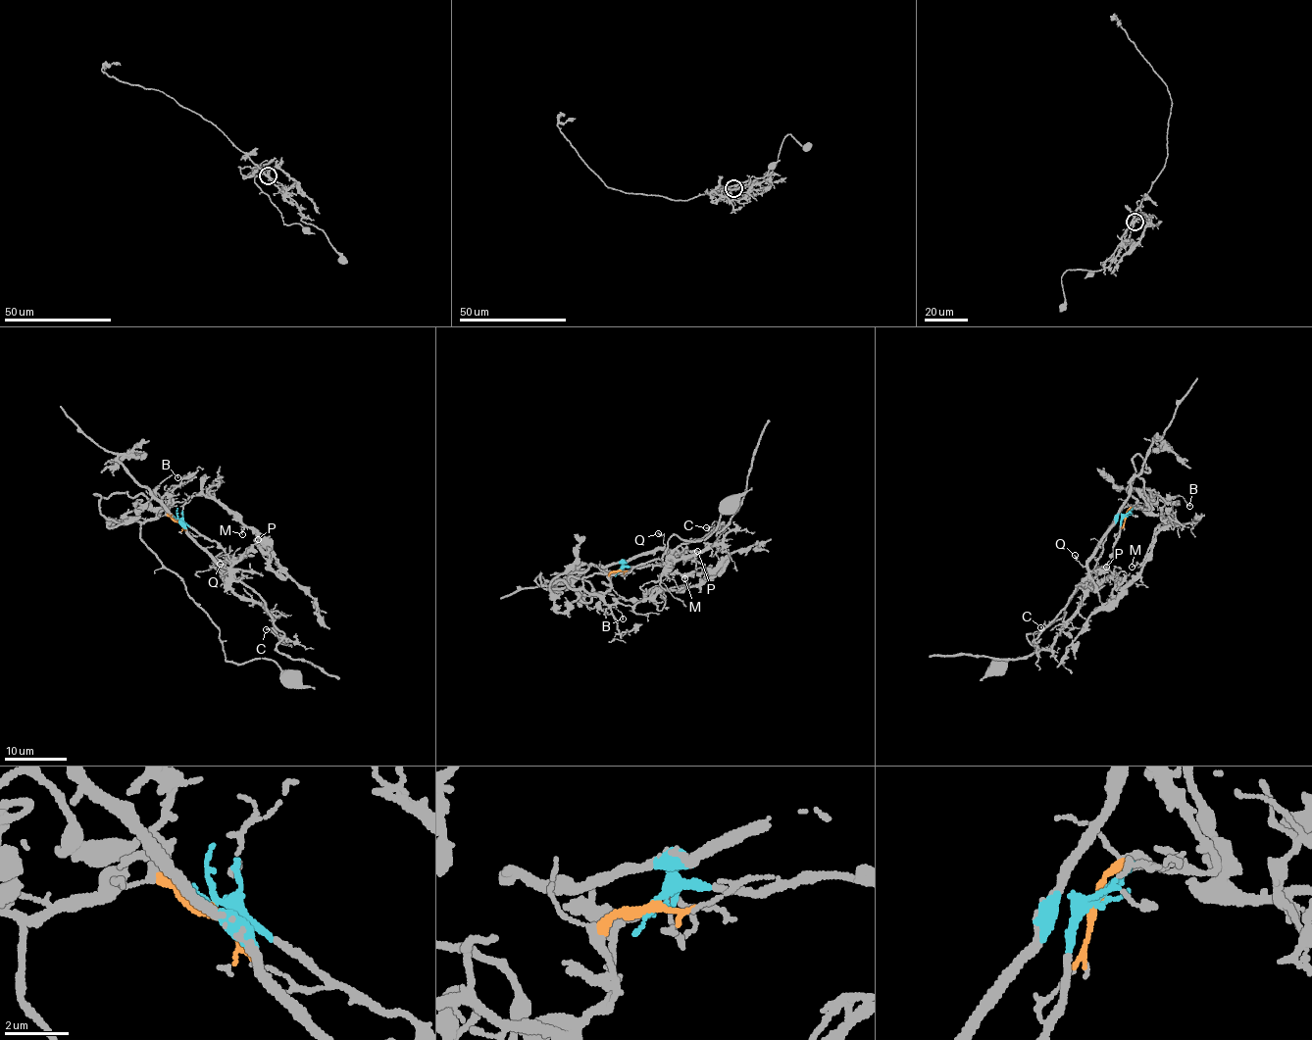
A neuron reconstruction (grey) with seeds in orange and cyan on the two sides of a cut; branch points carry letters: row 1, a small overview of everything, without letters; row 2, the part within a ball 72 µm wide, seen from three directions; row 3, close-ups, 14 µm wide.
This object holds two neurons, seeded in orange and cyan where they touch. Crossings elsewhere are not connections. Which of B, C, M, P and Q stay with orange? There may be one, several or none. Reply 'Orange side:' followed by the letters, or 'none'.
Orange side: B, M

